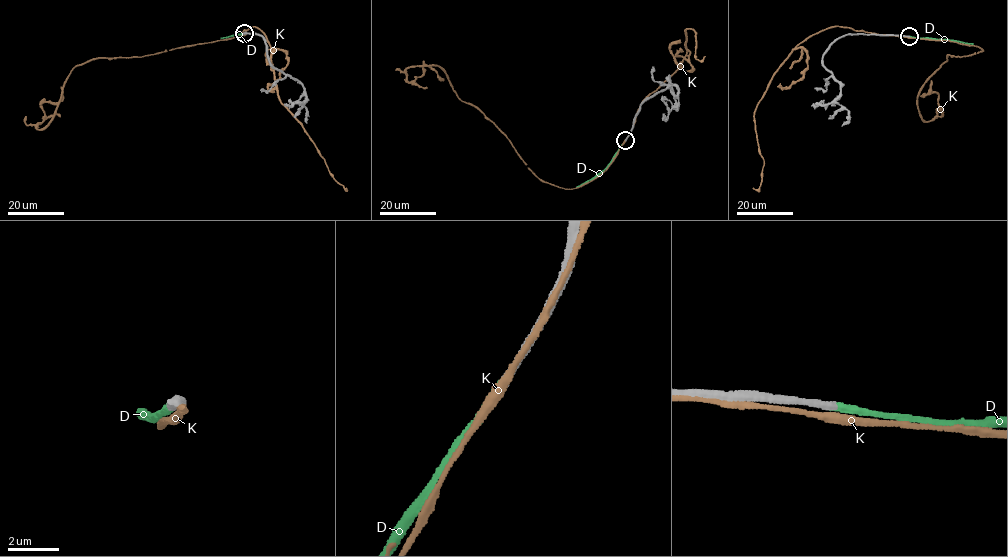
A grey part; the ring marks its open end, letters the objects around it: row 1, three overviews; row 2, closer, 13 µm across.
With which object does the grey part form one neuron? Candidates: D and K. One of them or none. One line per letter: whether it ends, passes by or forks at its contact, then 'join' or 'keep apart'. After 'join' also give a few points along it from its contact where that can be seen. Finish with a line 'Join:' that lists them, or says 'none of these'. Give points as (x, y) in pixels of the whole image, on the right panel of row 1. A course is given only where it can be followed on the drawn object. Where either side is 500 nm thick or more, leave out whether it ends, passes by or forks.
D: it ends | join | via (908, 36), (973, 44)
K: it passes by | keep apart
Join: D

